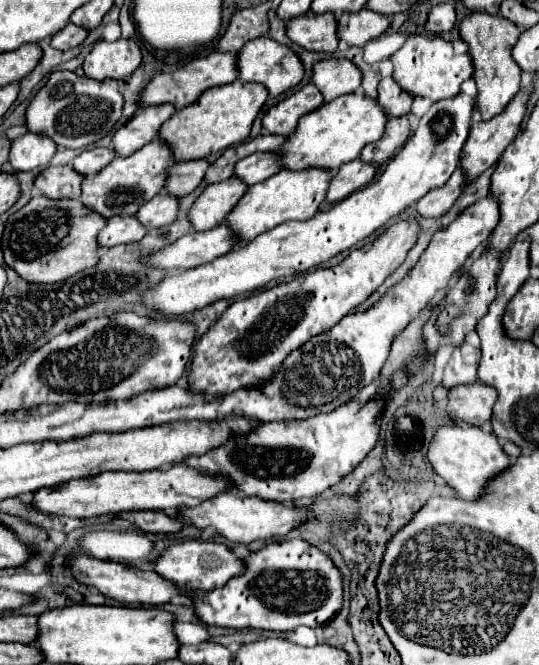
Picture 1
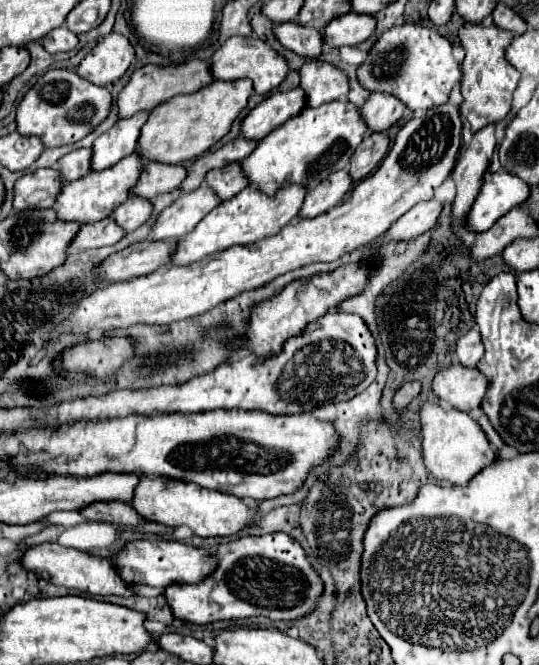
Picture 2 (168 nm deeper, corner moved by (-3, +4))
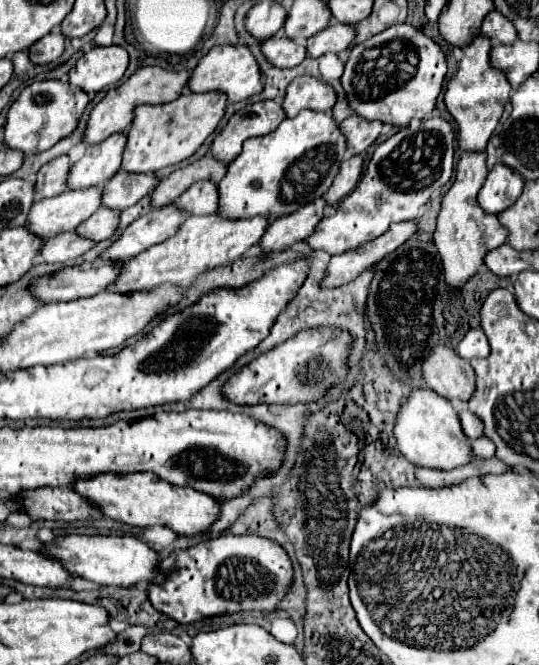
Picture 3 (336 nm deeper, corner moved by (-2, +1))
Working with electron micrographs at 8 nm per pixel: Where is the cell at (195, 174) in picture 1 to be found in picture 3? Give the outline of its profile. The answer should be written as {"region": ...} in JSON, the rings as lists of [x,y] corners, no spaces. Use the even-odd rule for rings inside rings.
{"region":[[[117,171],[101,189],[101,205],[123,211],[149,195],[157,183],[159,179],[155,175],[129,175],[125,171]]]}

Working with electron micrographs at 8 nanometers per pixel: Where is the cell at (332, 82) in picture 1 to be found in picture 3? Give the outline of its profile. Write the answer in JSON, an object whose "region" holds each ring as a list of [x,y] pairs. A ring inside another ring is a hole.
{"region":[[[305,75],[301,79],[295,79],[287,87],[287,95],[283,101],[283,111],[287,117],[295,117],[303,109],[311,111],[329,111],[337,101],[337,95],[331,85]]]}

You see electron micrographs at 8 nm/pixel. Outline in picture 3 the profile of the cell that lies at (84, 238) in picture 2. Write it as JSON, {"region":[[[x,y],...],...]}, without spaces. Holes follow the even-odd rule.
{"region":[[[61,233],[53,239],[47,239],[39,251],[45,263],[65,263],[69,259],[77,259],[85,251],[89,251],[93,243],[85,243],[85,239],[77,239],[73,233]]]}

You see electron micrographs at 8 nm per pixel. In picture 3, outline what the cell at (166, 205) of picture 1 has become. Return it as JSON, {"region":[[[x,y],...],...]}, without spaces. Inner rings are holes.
{"region":[[[99,207],[87,221],[83,221],[75,233],[89,241],[103,241],[109,239],[119,225],[119,211],[109,211],[107,207]]]}

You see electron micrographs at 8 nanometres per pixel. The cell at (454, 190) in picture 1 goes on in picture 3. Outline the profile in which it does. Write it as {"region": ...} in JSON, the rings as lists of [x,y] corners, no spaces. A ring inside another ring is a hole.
{"region":[[[415,221],[393,223],[393,227],[389,227],[389,231],[385,231],[377,239],[371,239],[353,251],[333,255],[319,287],[333,289],[333,287],[341,287],[341,285],[353,281],[365,269],[369,269],[371,265],[381,261],[385,255],[395,251],[401,243],[405,243],[415,231],[417,231]]]}

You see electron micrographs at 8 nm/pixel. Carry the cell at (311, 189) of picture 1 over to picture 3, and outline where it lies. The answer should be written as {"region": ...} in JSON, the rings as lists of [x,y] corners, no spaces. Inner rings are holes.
{"region":[[[215,213],[203,217],[187,217],[175,235],[165,239],[163,243],[149,247],[141,255],[135,255],[133,259],[125,261],[117,279],[107,289],[129,295],[135,291],[151,291],[159,285],[187,285],[203,271],[211,271],[219,265],[239,259],[249,247],[253,247],[261,239],[267,223],[269,219],[261,217],[237,221],[217,219]]]}

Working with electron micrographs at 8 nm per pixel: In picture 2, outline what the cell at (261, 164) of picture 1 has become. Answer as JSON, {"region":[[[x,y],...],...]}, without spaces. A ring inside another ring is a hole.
{"region":[[[232,162],[232,164],[224,166],[224,168],[208,172],[206,184],[216,190],[220,200],[230,200],[238,192],[242,192],[246,186],[250,186],[250,180],[246,180],[242,164]]]}

